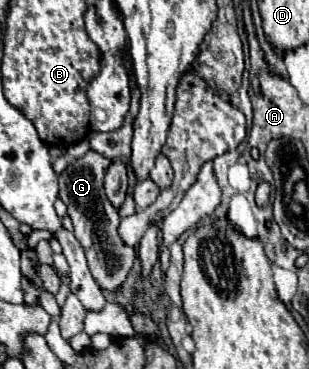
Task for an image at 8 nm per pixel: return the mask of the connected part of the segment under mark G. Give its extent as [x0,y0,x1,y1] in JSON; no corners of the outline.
[60,150,136,292]

